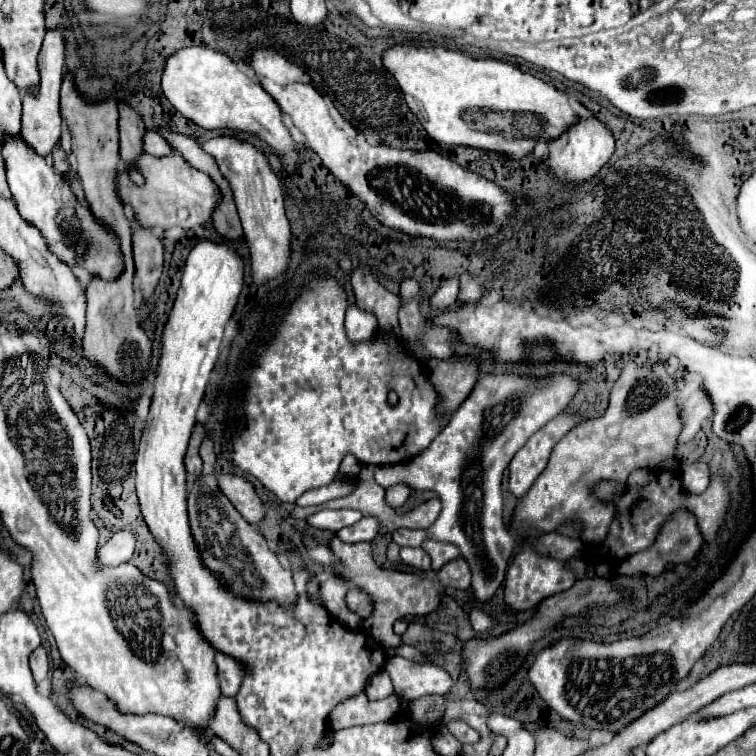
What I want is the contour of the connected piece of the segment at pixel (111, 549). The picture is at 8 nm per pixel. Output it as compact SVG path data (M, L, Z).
M121 529L117 533L113 533L113 537L99 547L99 559L105 565L119 565L125 563L133 557L135 551L135 533L129 529Z

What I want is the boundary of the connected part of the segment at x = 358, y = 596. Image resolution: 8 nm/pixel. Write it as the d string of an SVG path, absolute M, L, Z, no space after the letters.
M349 589L345 601L347 601L347 607L361 619L367 619L371 615L371 599L361 589Z

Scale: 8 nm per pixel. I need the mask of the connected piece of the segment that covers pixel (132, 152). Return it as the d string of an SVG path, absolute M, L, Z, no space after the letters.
M119 101L119 141L121 141L121 159L125 163L131 163L143 153L143 131L145 123L141 115L131 109L127 103Z

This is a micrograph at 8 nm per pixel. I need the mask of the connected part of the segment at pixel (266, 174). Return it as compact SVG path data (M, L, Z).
M227 135L205 141L203 149L217 159L221 173L225 175L225 179L229 181L233 189L237 211L239 211L243 231L245 231L249 251L251 251L253 279L261 283L265 279L277 277L289 265L291 227L283 209L281 181L273 173L267 155L259 147L255 147L251 141L241 141L237 137L227 137Z

